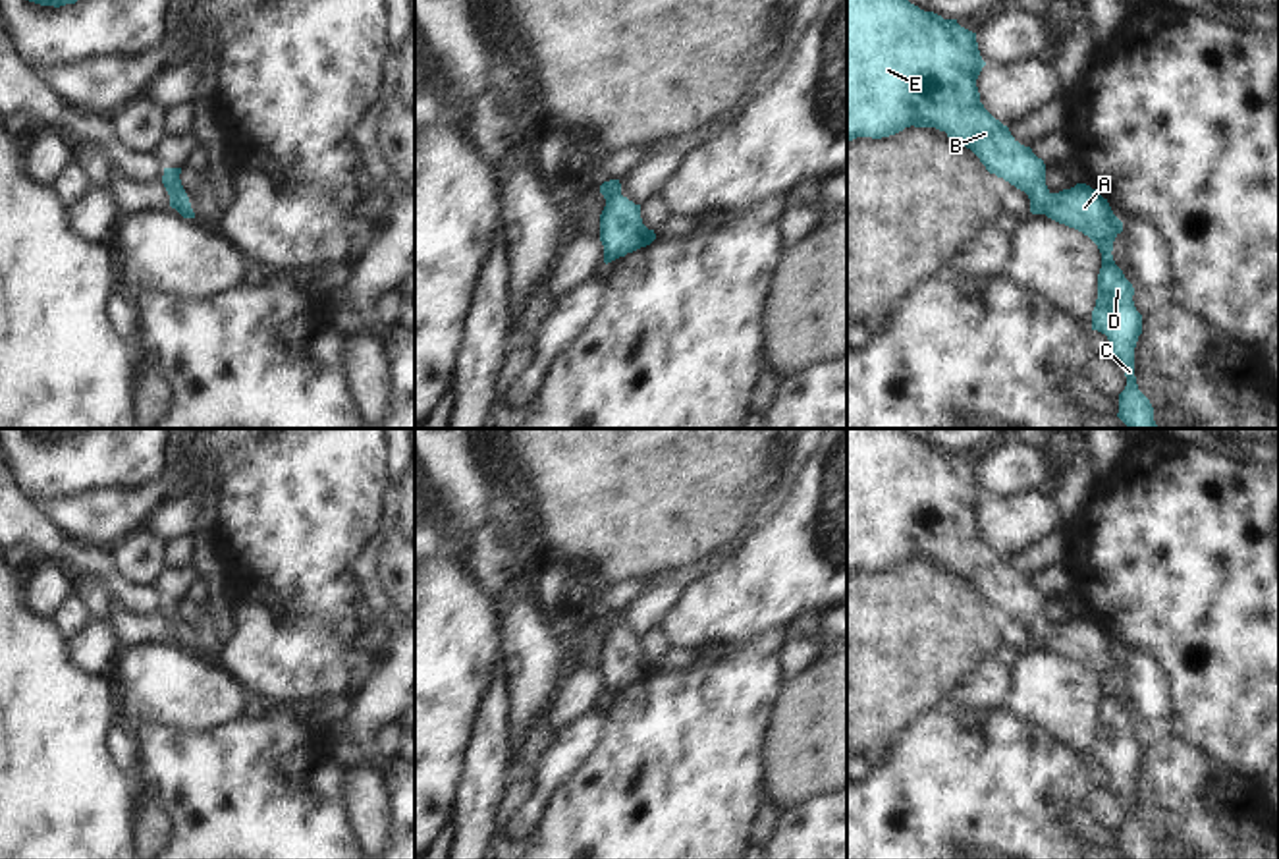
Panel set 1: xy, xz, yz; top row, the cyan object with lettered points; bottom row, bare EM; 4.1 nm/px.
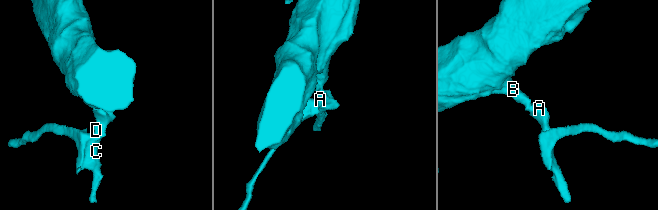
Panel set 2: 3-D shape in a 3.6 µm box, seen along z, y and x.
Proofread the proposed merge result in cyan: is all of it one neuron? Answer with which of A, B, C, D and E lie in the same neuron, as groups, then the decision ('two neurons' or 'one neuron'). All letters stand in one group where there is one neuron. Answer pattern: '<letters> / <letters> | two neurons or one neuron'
A B C D E | one neuron

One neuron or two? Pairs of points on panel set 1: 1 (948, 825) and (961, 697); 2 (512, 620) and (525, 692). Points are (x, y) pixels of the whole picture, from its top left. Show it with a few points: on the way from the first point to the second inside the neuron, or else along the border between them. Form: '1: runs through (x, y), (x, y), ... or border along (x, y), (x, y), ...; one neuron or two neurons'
1: runs through (948, 794), (948, 728); one neuron
2: runs through (525, 637), (525, 674); one neuron

